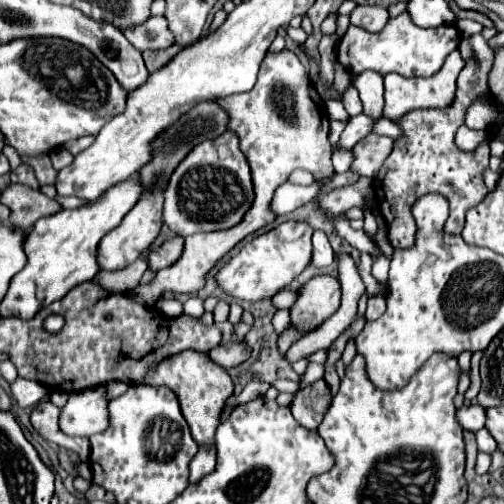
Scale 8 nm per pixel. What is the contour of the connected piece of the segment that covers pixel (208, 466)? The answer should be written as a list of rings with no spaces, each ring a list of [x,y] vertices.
[[[200,447],[196,457],[190,461],[190,477],[188,481],[192,485],[196,485],[202,477],[206,477],[208,473],[214,471],[214,465],[216,465],[216,447]]]

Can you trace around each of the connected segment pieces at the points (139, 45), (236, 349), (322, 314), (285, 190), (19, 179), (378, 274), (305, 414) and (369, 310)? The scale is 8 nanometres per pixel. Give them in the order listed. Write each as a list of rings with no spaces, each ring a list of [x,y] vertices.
[[[148,17],[146,23],[124,29],[122,33],[138,51],[166,49],[166,45],[170,47],[174,43],[174,37],[170,35],[170,29],[164,17]]]
[[[238,341],[238,343],[226,343],[226,345],[220,345],[220,347],[214,347],[208,357],[218,363],[222,369],[232,369],[232,367],[238,367],[242,365],[248,357],[250,357],[250,347],[244,343],[244,341]]]
[[[318,275],[310,279],[300,297],[290,309],[292,327],[300,331],[312,331],[322,325],[340,307],[340,283],[330,275]]]
[[[314,181],[312,185],[308,187],[302,187],[302,185],[294,185],[294,183],[284,183],[276,189],[276,197],[274,197],[274,207],[272,211],[278,213],[278,215],[286,215],[302,205],[306,205],[308,201],[312,201],[320,189],[324,187],[326,183],[324,181]]]
[[[20,165],[18,169],[14,169],[10,173],[10,181],[12,183],[22,183],[22,185],[28,185],[32,189],[38,189],[38,181],[36,181],[36,175],[34,175],[34,169],[28,167],[28,165]]]
[[[382,255],[374,265],[372,265],[372,275],[376,277],[376,281],[380,283],[384,283],[384,281],[388,281],[388,267],[390,267],[390,261]]]
[[[318,379],[306,389],[302,389],[300,393],[296,393],[290,409],[294,419],[304,429],[316,431],[318,425],[322,423],[322,417],[326,415],[326,409],[330,407],[330,401],[332,401],[332,393],[328,383],[324,379]]]
[[[376,295],[368,299],[368,307],[366,307],[366,319],[378,319],[382,317],[382,313],[386,311],[386,299]]]

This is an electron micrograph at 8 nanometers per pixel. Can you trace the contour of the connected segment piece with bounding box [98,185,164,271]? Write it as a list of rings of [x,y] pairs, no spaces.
[[[154,185],[154,189],[150,189],[150,193],[142,195],[142,199],[122,219],[122,223],[118,227],[114,227],[114,231],[106,233],[106,237],[100,241],[100,247],[98,247],[100,269],[106,269],[106,271],[124,269],[126,265],[134,263],[144,251],[150,249],[150,245],[154,243],[154,239],[158,237],[160,227],[162,227],[162,205],[164,205],[164,187]]]

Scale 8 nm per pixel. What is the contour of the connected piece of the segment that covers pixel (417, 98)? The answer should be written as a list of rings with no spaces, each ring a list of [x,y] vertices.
[[[452,51],[434,77],[402,77],[398,73],[388,73],[384,77],[384,87],[386,87],[386,105],[384,105],[384,117],[390,121],[398,121],[404,117],[408,111],[414,109],[428,109],[428,107],[450,107],[454,103],[454,93],[456,93],[456,77],[464,67],[464,59],[460,57],[458,51]]]

